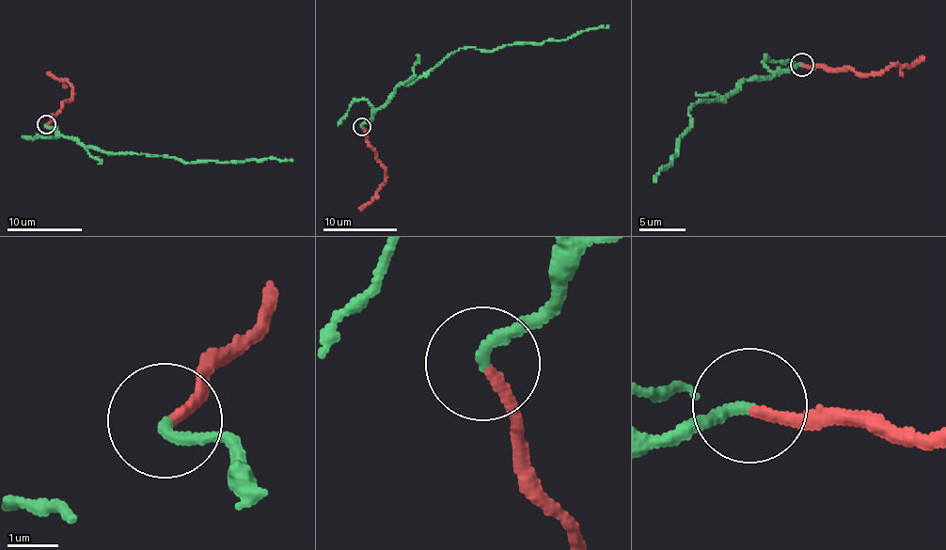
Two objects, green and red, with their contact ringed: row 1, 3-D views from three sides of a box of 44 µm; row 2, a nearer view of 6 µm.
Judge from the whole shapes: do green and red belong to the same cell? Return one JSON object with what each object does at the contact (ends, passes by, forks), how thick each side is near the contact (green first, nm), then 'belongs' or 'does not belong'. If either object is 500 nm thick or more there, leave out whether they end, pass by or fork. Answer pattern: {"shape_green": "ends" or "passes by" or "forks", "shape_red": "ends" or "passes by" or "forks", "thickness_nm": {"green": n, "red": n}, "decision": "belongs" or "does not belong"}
{"shape_green": "ends", "shape_red": "ends", "thickness_nm": {"green": 220, "red": 200}, "decision": "does not belong"}

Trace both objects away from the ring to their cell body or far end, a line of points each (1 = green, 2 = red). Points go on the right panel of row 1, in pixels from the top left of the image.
1: (801, 64), (743, 81), (718, 102), (691, 104), (689, 128), (671, 165), (662, 166), (654, 180)
2: (801, 64), (849, 69), (862, 74), (909, 65), (922, 55)

